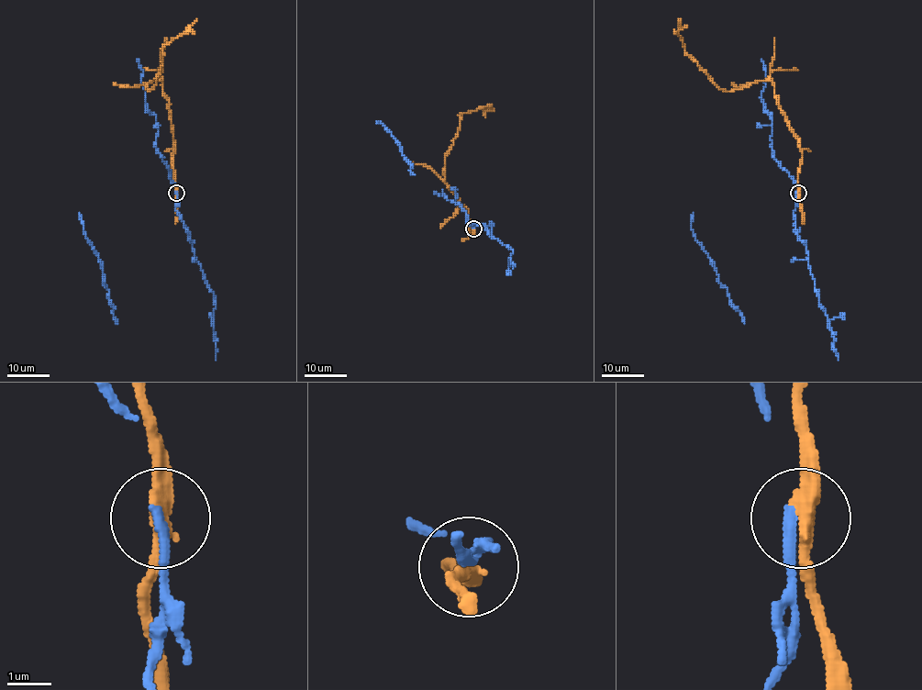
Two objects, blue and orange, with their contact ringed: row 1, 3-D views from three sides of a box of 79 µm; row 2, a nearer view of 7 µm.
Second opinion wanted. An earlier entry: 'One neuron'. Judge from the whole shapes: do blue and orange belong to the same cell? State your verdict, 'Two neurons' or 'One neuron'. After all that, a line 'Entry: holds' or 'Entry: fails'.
Two neurons
Entry: fails

